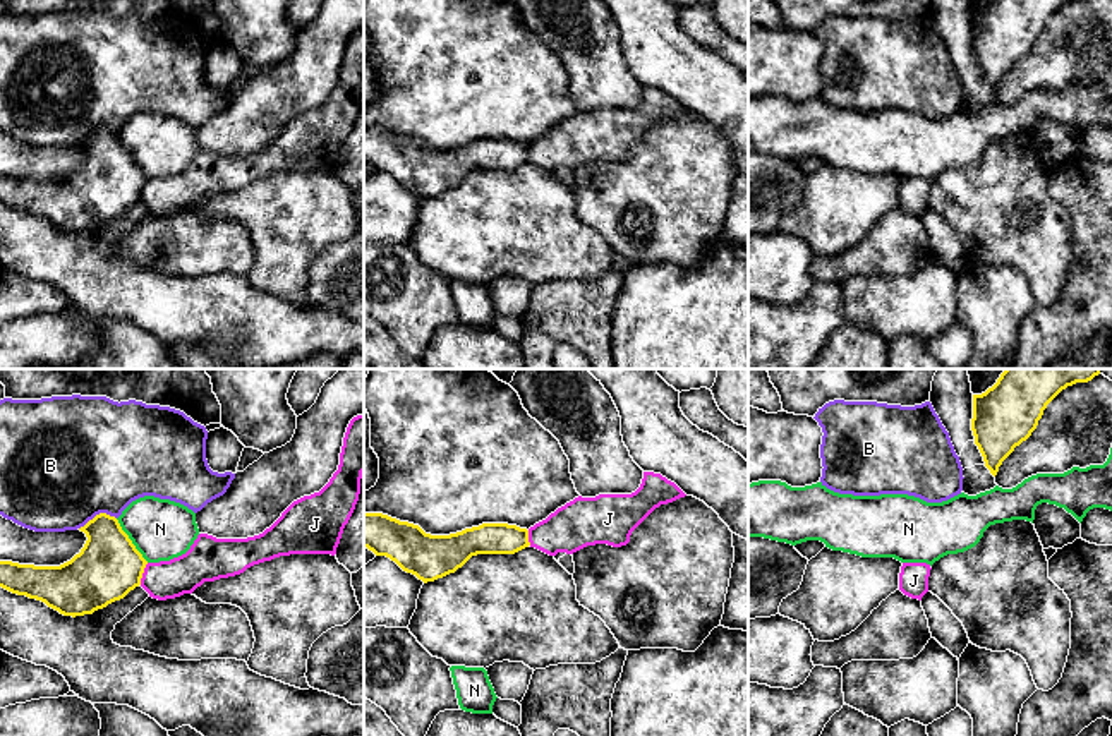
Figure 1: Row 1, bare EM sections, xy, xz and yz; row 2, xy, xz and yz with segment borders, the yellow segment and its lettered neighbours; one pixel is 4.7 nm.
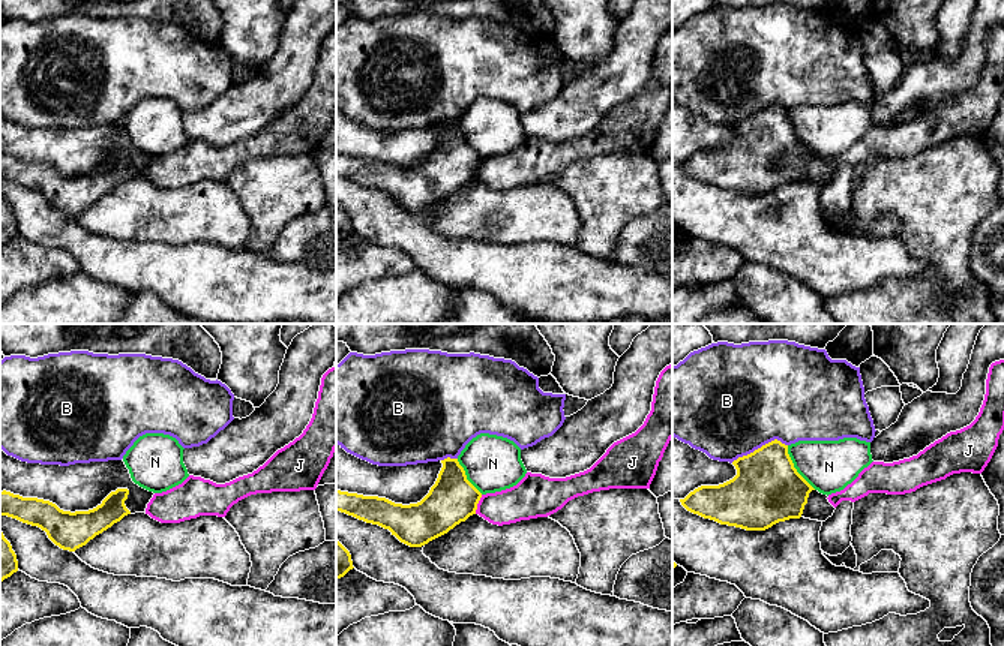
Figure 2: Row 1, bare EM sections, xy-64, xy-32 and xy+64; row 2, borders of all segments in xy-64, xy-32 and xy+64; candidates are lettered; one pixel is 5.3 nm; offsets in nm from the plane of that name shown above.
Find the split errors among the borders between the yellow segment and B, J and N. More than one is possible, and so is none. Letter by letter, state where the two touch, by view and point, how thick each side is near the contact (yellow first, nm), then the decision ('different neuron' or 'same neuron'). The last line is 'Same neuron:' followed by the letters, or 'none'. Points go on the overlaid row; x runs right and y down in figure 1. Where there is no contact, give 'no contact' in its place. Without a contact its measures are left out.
B: xy (96, 515) | 300/500 nm | different neuron
J: xy (143, 572) | 300/180 nm | different neuron
N: xy (131, 541) | 300/280 nm | different neuron
Same neuron: none

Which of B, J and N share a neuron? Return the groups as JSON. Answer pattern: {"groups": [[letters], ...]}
{"groups": [["B"], ["J"], ["N"]]}

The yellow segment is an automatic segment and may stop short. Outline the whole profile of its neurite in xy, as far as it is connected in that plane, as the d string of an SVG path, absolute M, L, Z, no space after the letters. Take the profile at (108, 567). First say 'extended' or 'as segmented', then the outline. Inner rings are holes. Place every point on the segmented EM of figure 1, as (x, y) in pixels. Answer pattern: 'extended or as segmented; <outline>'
as segmented; M100 513L79 530L88 537L84 547L60 566L0 561L0 587L76 618L93 614L141 585L148 561L115 516Z

